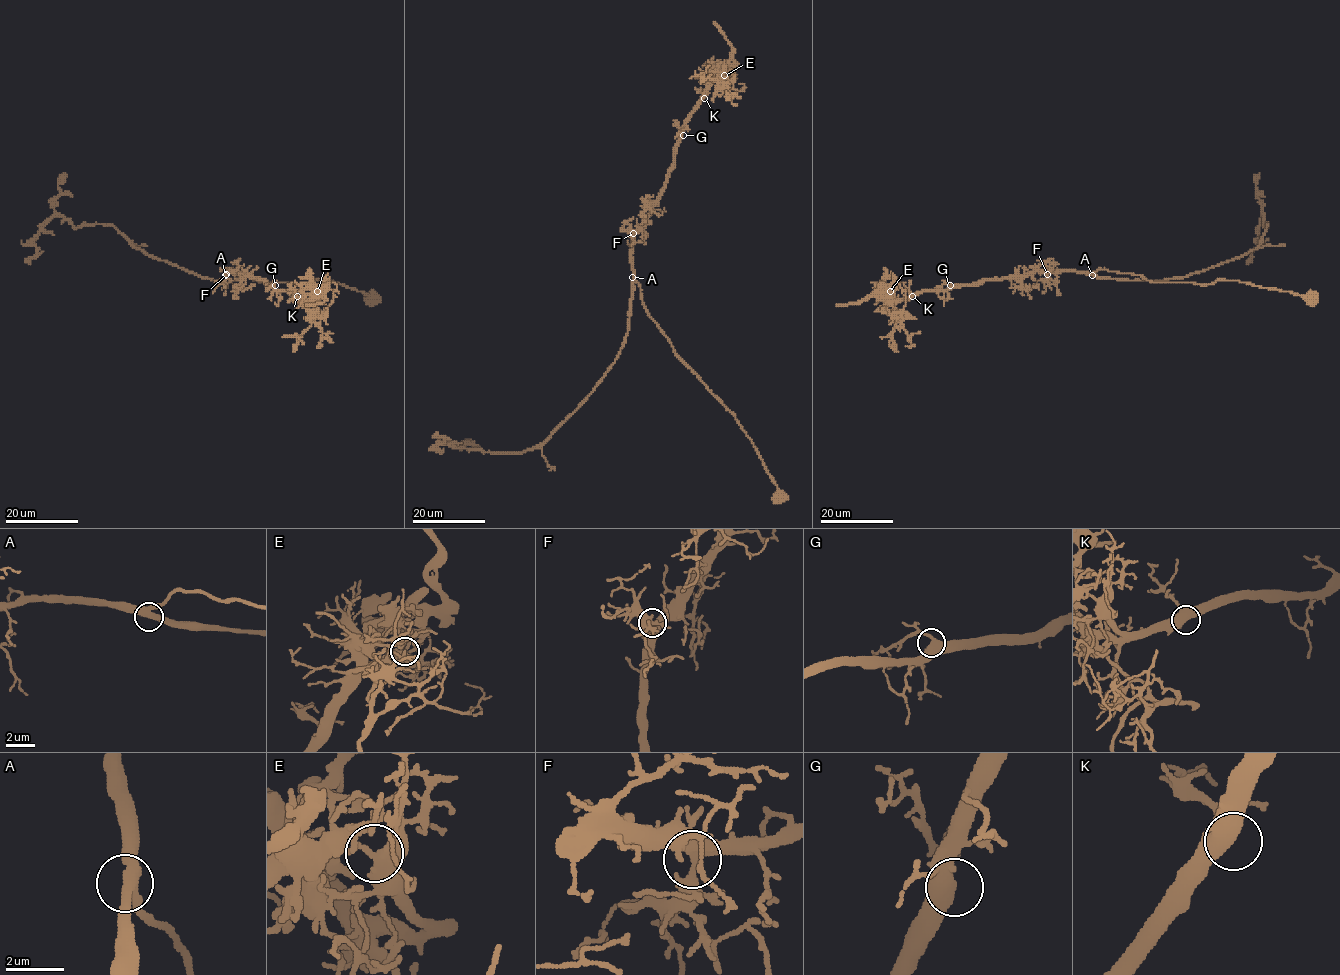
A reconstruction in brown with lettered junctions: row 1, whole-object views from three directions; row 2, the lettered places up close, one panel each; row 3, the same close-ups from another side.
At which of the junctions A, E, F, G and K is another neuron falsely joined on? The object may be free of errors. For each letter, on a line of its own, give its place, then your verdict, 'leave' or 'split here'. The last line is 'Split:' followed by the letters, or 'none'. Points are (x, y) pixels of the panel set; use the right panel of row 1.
A: place (1092, 275); leave
E: place (890, 291); split here
F: place (1047, 274); leave
G: place (950, 285); leave
K: place (912, 296); leave
Split: E

